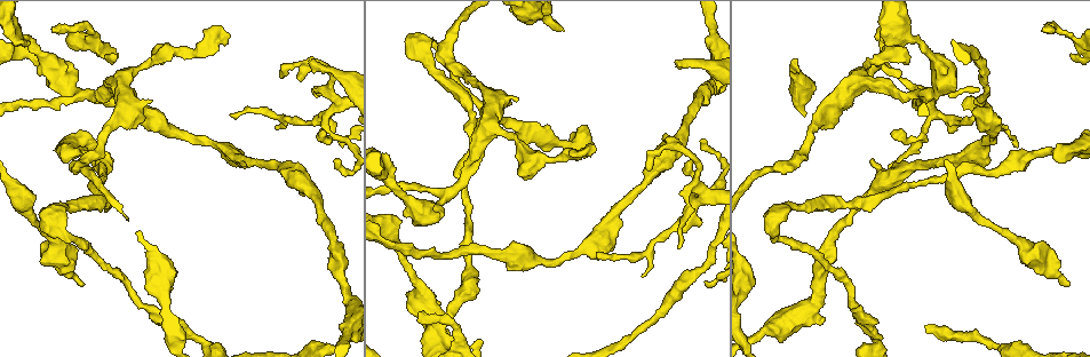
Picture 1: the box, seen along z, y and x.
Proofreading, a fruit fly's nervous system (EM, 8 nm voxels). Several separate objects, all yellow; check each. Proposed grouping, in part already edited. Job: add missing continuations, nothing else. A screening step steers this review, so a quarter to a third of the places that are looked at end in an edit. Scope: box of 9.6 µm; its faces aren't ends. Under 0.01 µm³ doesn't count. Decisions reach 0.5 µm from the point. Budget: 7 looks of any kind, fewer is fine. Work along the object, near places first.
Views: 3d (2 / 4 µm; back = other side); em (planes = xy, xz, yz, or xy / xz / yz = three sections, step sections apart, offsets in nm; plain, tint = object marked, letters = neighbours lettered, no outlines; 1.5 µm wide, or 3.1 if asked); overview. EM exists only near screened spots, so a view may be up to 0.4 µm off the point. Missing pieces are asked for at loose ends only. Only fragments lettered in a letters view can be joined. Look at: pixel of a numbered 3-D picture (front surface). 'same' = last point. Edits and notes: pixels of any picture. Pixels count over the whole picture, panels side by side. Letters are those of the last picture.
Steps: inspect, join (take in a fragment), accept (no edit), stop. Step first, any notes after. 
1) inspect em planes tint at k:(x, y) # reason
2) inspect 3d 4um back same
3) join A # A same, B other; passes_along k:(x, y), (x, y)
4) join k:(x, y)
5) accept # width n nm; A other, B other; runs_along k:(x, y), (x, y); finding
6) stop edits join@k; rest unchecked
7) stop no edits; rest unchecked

inspect 3d 2um back at 1:(879, 34) # branch stops here

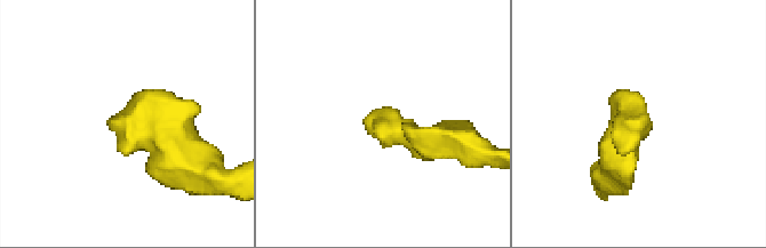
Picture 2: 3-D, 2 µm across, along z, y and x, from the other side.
inspect em planes plain at 2:(642, 123)

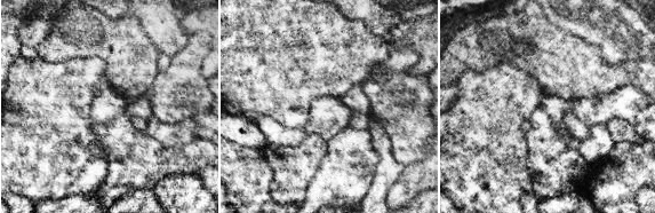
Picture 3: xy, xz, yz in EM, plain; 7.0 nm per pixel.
inspect em planes letters same # see the neighbours

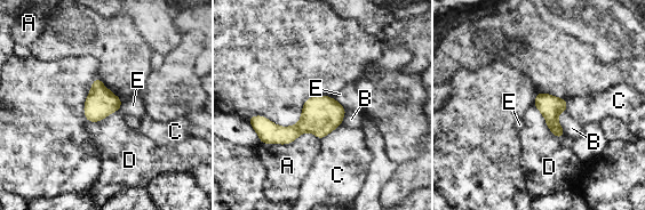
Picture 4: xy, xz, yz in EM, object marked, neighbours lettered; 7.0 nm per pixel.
accept # width 160 nm; A other, B other, C other, D other, E other; none of them fits

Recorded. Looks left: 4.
inspect em xz step 4 letters at 1:(900, 75) # free end

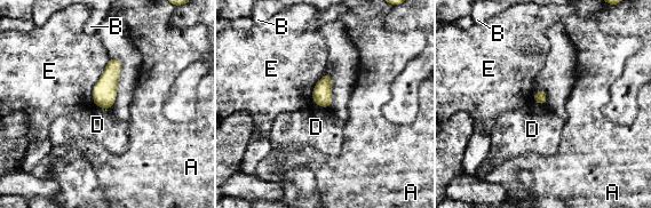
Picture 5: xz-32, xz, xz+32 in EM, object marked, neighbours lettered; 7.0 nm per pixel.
inspect em planes letters same

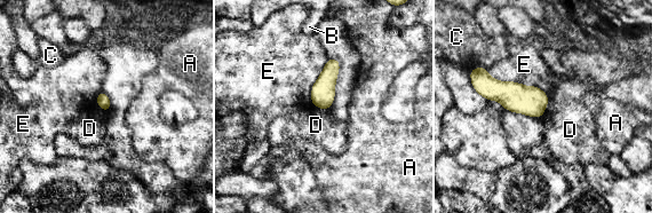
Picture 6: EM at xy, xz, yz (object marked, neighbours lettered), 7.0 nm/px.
accept # A other, B other, C other, D other, E other; none of them fits

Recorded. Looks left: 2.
inspect em planes plain at 1:(976, 89) # free end

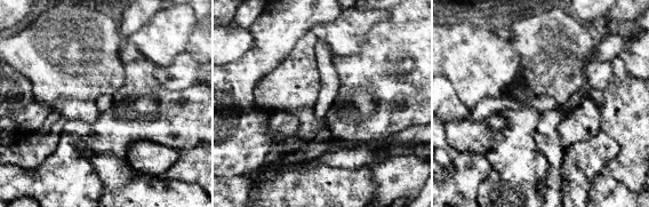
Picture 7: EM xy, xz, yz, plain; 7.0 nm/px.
inspect em planes letters same # see the neighbours

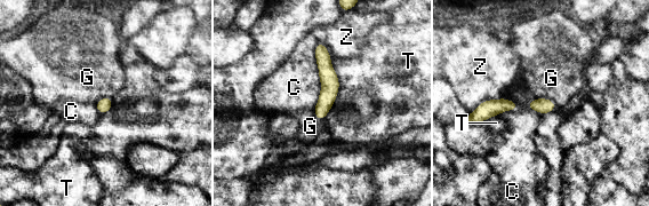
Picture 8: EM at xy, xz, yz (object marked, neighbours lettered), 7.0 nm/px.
accept # C other, G other, T other, Z other; border 8:(331, 58), (338, 92), (323, 118); no lettered fragment goes on from it

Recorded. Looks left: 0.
stop no edits; rest unchecked

